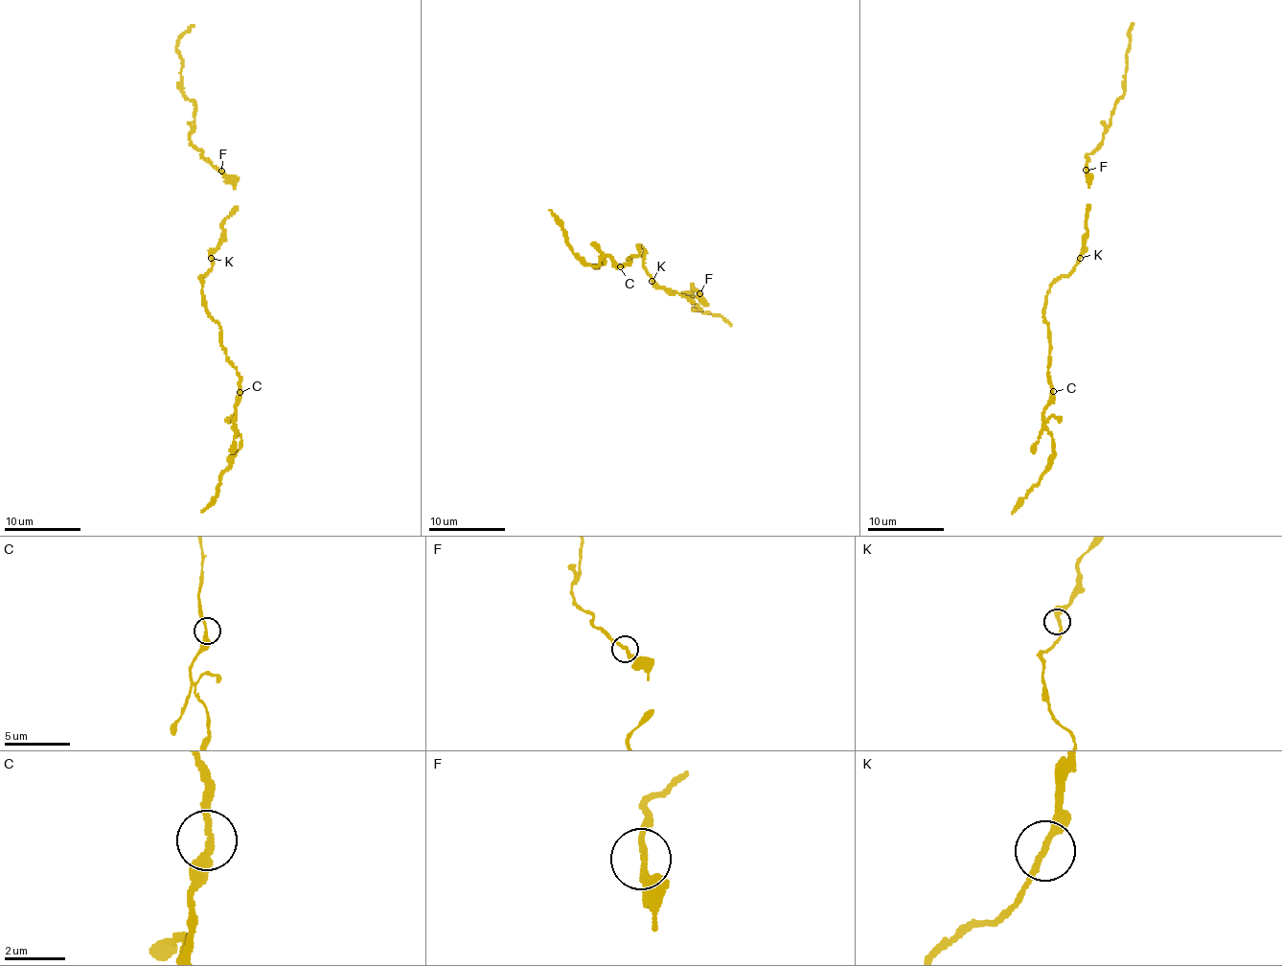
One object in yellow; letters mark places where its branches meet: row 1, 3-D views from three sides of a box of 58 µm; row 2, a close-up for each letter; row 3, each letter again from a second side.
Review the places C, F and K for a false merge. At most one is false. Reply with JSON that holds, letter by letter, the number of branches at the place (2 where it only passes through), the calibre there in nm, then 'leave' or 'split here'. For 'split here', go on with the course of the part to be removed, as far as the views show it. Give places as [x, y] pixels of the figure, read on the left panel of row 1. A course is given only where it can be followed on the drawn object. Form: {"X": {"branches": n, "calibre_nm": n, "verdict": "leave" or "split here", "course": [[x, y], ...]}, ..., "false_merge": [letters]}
{"C": {"branches": 2, "calibre_nm": 240, "verdict": "leave"}, "F": {"branches": 2, "calibre_nm": 240, "verdict": "leave"}, "K": {"branches": 2, "calibre_nm": 240, "verdict": "leave"}, "false_merge": []}

